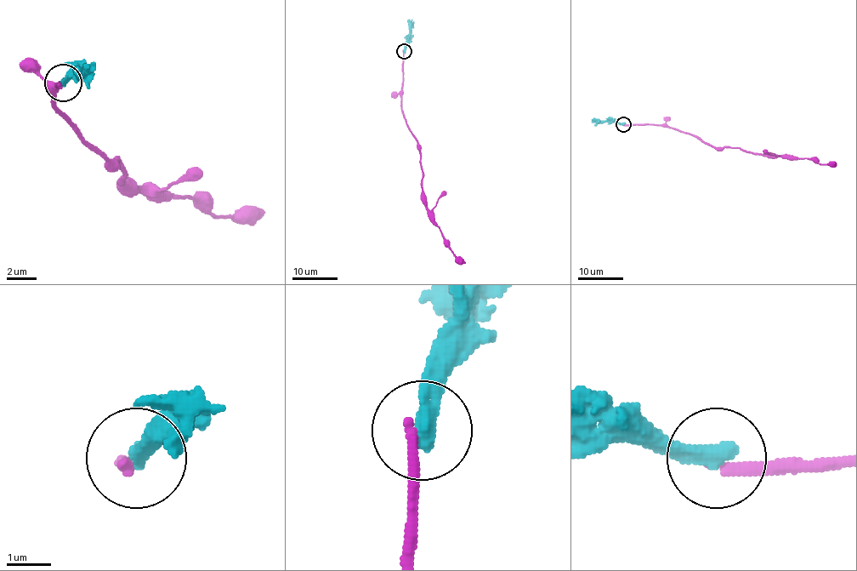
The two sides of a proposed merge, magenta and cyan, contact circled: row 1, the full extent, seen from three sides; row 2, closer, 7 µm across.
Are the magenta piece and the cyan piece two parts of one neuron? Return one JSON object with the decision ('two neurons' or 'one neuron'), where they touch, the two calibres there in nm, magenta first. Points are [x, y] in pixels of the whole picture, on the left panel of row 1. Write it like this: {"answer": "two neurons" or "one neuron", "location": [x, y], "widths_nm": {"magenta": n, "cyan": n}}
{"answer": "two neurons", "location": [63, 82], "widths_nm": {"magenta": 260, "cyan": 460}}

